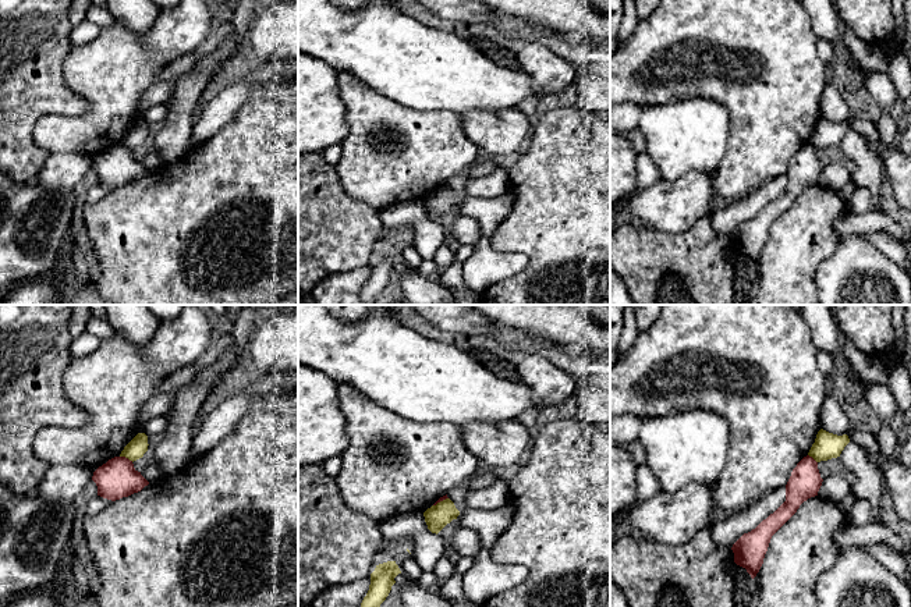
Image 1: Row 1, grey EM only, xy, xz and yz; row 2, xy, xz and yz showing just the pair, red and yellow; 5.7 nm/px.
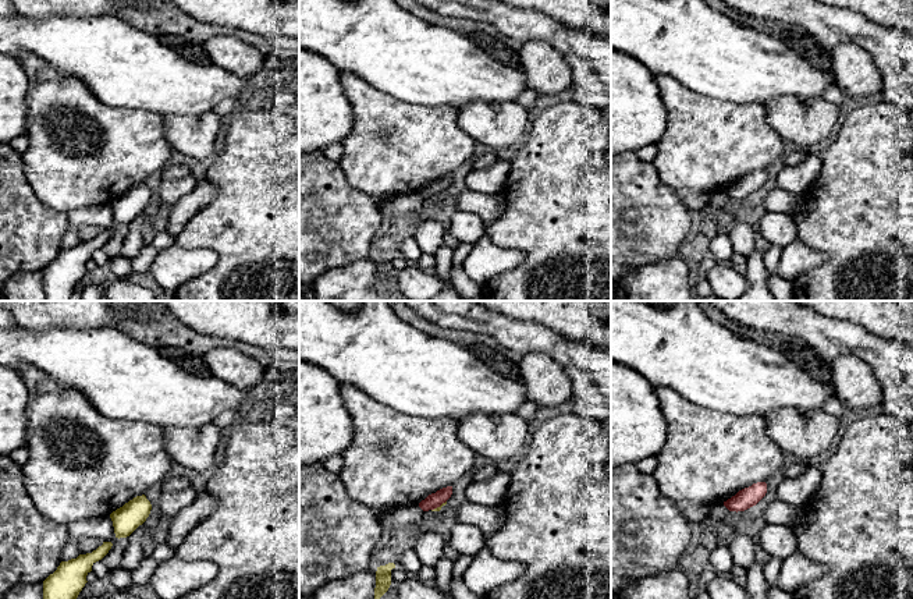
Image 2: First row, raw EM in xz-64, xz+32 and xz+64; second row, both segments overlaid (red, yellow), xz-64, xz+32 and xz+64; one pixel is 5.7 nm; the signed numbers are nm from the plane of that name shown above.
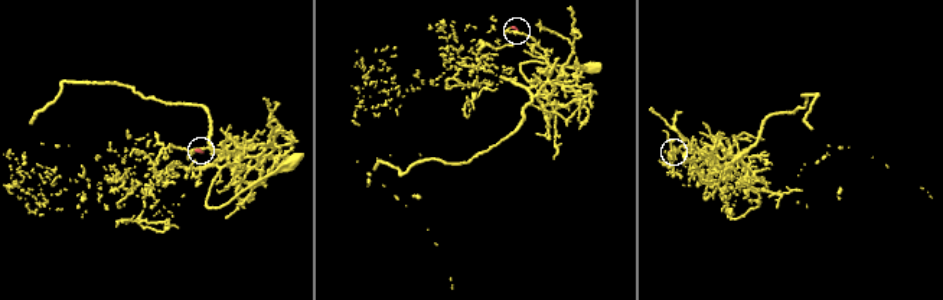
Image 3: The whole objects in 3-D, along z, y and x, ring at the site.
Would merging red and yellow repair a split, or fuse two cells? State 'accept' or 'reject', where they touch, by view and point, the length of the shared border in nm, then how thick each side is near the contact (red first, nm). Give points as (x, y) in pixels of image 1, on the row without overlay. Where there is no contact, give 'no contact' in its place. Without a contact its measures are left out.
reject; meets red in xy at (127, 146); contact 90 nm long; 220 nm thick on the red side, 110 nm on the other

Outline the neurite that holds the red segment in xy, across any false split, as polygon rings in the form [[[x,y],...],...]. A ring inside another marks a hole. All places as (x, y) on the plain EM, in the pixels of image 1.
[[[125,145],[109,148],[93,160],[92,168],[98,174],[98,184],[111,189],[138,181],[149,173]]]

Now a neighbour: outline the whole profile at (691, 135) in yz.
[[[705,97],[646,107],[638,128],[664,181],[687,173],[715,173],[730,143],[729,110]]]

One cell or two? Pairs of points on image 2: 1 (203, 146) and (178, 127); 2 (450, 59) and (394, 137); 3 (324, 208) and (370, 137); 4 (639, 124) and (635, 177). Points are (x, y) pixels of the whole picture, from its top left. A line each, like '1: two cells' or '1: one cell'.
1: one cell
2: two cells
3: two cells
4: two cells

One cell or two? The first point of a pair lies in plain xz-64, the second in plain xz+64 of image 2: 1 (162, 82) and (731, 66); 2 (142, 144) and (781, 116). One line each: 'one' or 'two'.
1: one
2: two

